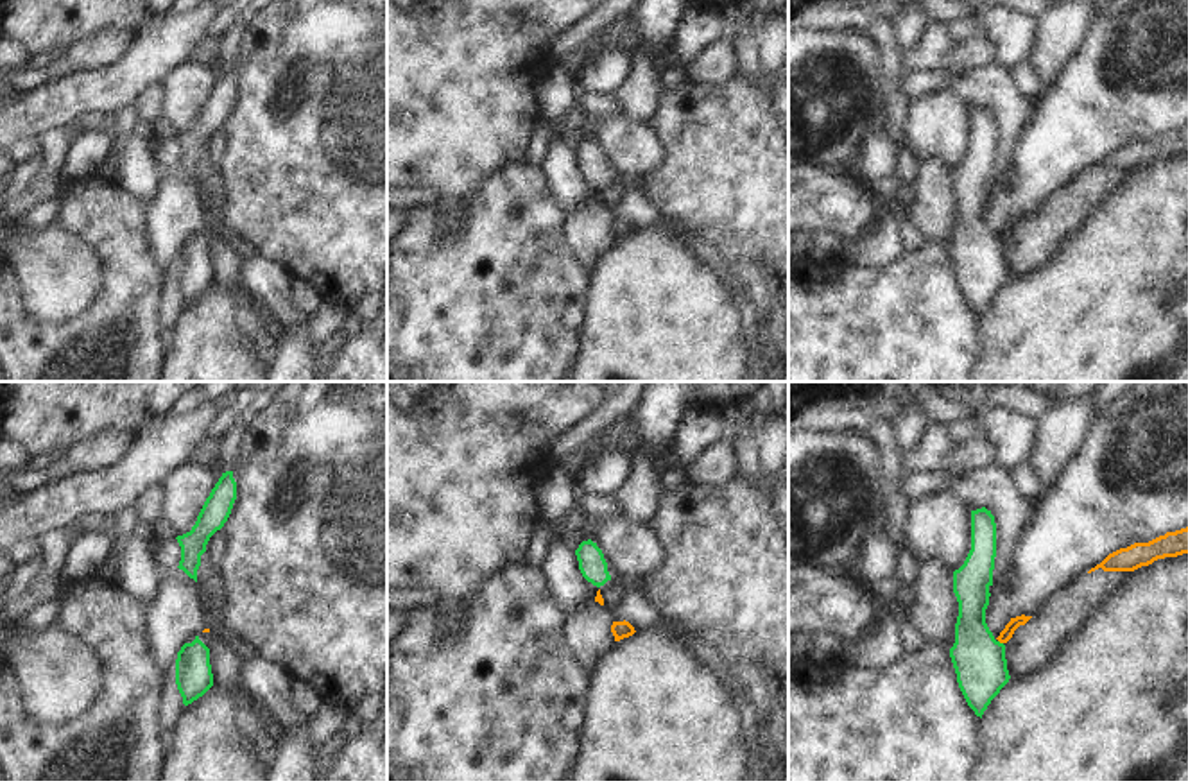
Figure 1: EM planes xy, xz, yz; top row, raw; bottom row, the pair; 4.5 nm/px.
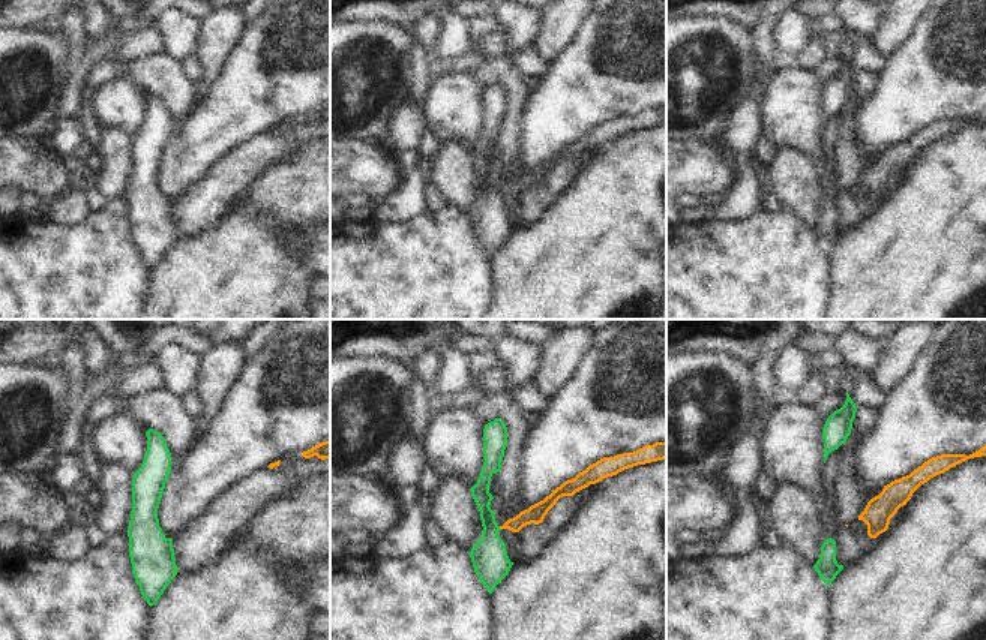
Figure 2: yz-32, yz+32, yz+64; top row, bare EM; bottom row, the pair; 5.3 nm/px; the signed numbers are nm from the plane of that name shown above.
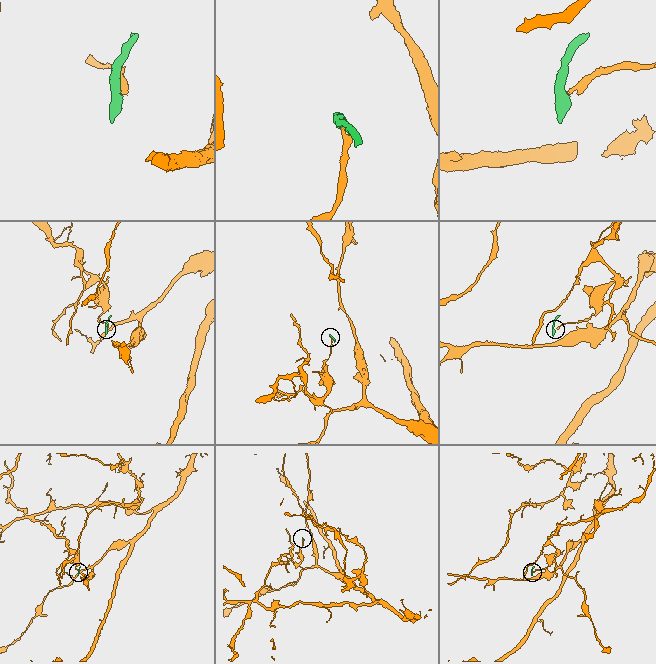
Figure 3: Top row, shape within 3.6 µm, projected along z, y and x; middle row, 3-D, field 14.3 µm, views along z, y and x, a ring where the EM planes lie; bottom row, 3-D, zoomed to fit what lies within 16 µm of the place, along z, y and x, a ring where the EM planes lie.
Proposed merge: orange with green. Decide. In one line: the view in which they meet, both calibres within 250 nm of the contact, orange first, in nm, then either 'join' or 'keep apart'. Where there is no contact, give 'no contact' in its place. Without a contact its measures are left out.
meets orange in yz; 60 nm thick on the orange side, 240 nm on the other; keep apart

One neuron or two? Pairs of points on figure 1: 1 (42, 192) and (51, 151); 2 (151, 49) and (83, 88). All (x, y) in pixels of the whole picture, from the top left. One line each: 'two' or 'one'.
1: one
2: one

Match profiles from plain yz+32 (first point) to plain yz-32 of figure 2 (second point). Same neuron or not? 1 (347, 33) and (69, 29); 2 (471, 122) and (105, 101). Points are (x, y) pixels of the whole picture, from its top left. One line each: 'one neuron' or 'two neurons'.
1: two neurons
2: one neuron

